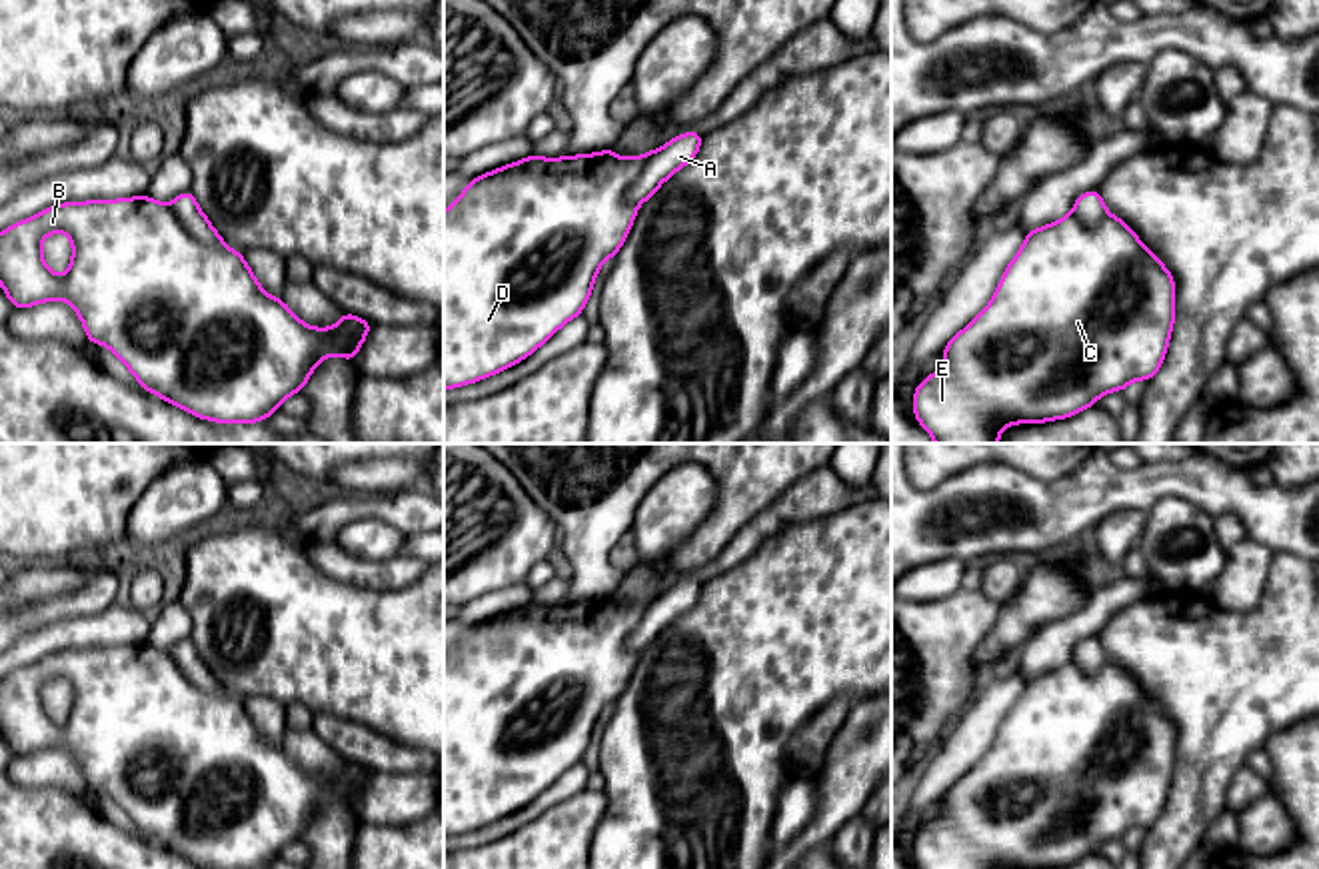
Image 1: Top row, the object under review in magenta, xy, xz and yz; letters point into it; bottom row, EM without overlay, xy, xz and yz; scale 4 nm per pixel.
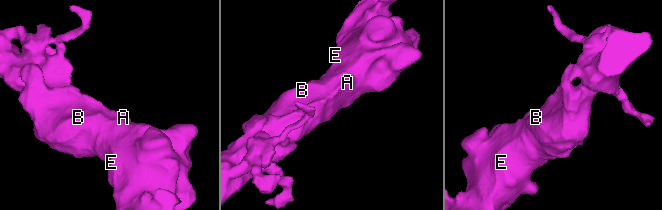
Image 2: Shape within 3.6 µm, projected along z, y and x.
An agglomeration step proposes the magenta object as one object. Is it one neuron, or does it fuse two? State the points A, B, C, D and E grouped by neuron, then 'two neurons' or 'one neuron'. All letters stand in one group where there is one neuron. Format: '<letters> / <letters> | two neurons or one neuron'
A / B C D E | two neurons

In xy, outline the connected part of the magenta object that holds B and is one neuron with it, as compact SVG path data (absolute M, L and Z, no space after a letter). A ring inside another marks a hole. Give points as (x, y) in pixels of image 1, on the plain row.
M146 641L64 649L8 673L0 679L0 733L14 757L64 747L78 761L88 791L106 793L146 839L208 869L264 869L286 845L304 837L324 805L342 803L354 811L374 773L348 759L342 759L334 775L304 771L282 745L264 739L244 701L194 685L170 653ZM56 679L72 687L72 707L64 723L56 723L42 703L42 687Z

